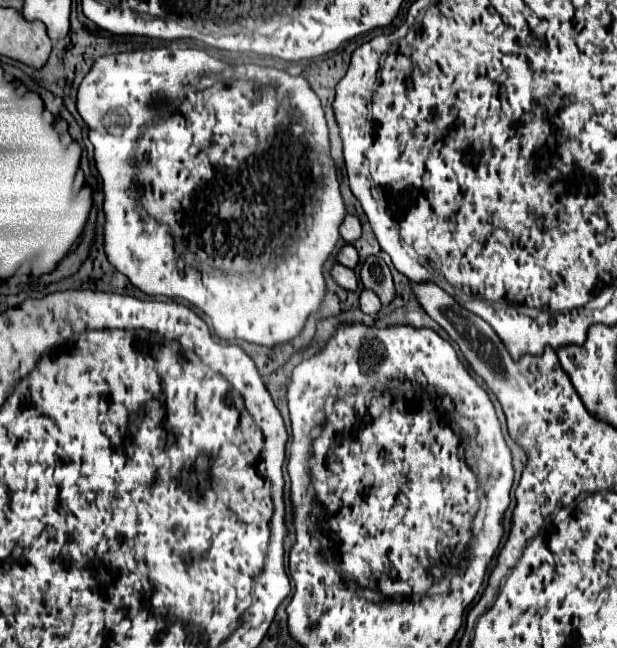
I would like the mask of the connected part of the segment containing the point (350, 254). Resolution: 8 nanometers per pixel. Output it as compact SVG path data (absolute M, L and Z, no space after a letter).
M347 243L347 245L343 245L343 247L341 247L341 251L337 253L337 257L335 257L335 259L337 259L337 263L341 263L341 265L345 265L345 267L351 267L351 269L353 269L353 267L357 265L357 257L359 257L359 255L357 255L355 247L353 247L351 243Z

